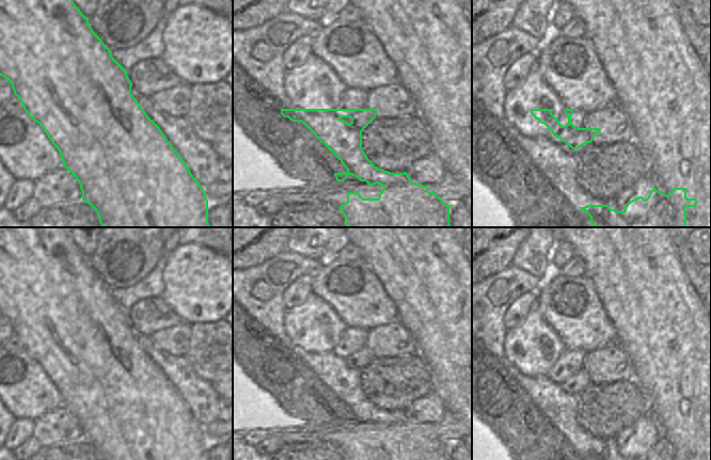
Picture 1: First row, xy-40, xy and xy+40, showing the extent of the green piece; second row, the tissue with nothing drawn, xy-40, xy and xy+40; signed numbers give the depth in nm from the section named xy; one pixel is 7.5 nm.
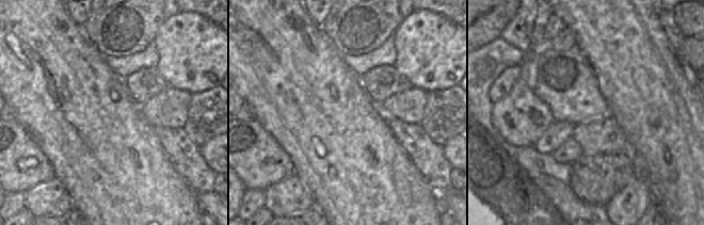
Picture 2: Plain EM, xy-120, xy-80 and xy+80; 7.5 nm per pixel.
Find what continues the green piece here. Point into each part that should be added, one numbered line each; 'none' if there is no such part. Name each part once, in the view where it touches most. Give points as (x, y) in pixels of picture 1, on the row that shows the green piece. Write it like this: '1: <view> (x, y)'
none

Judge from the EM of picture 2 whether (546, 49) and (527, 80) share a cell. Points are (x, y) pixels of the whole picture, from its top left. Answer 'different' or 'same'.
different

